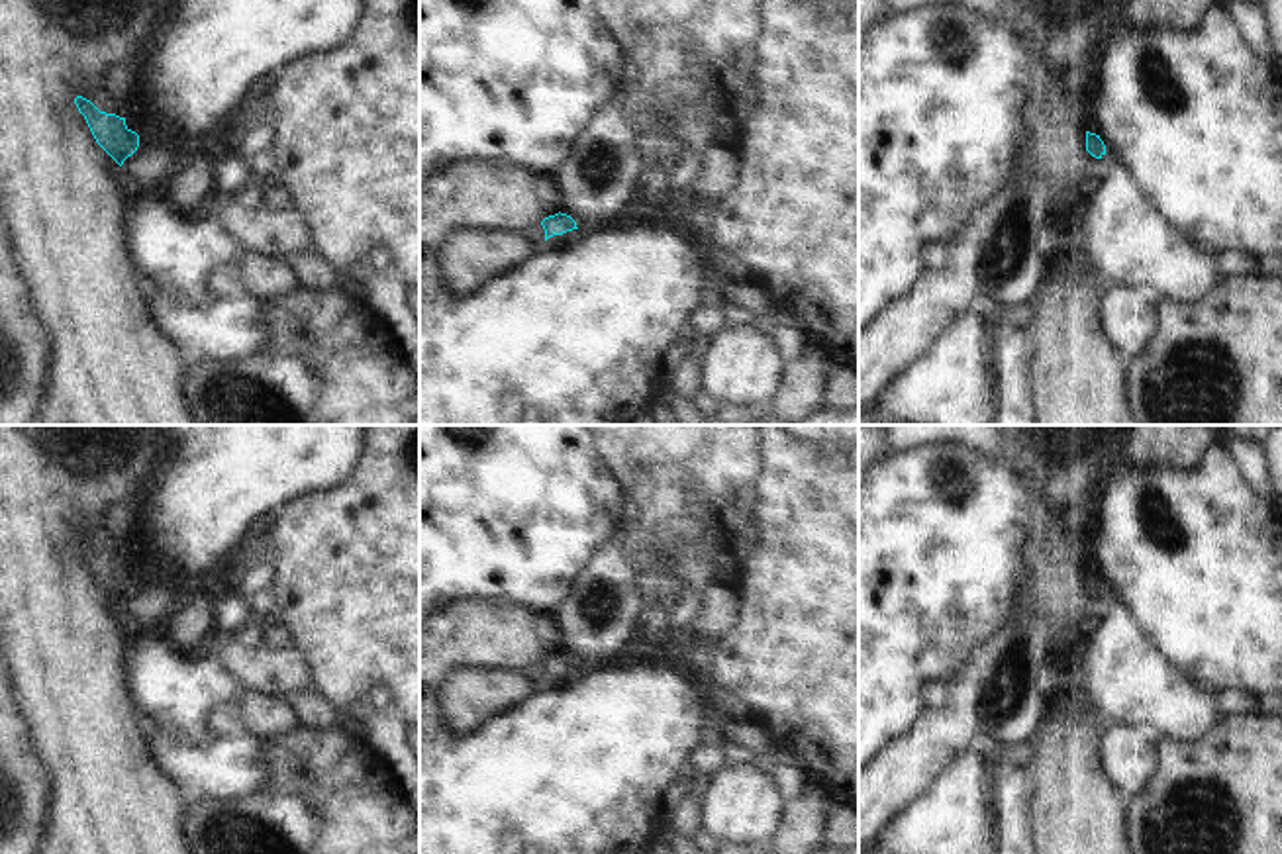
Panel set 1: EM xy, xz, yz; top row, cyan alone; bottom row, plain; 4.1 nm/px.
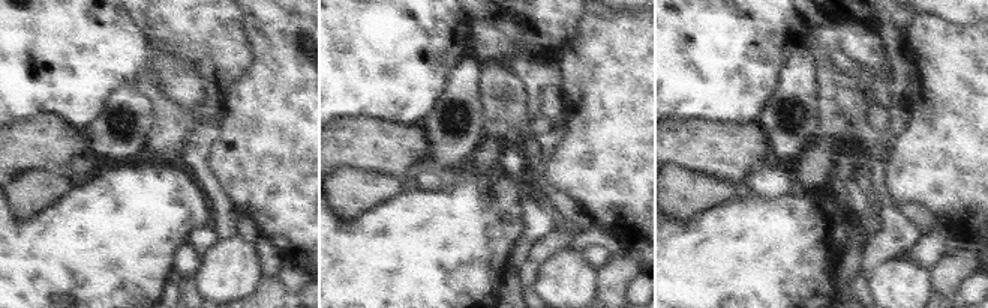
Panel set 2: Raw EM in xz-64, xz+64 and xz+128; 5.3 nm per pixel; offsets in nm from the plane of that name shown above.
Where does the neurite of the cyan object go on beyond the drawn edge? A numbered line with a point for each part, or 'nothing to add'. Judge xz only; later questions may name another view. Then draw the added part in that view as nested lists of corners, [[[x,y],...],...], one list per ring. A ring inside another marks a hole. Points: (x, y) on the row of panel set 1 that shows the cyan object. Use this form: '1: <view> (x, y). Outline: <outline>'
1: xz (557, 239). Outline: [[[578,229],[567,231],[563,235],[553,235],[545,241],[545,245],[549,247],[563,247],[567,243],[570,243],[576,237]]]

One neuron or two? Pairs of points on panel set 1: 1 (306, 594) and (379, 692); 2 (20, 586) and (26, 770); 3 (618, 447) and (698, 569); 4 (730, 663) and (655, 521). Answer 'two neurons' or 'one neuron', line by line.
1: two neurons
2: two neurons
3: one neuron
4: two neurons

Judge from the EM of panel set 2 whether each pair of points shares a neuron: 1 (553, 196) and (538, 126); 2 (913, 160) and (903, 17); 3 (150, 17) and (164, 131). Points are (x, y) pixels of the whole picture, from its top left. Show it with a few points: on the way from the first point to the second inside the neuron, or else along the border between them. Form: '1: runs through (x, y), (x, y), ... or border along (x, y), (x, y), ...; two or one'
1: runs through (540, 179), (532, 158), (532, 143); one
2: border along (916, 15), (903, 33); two
3: runs through (186, 39), (212, 65), (212, 99), (200, 111); one

